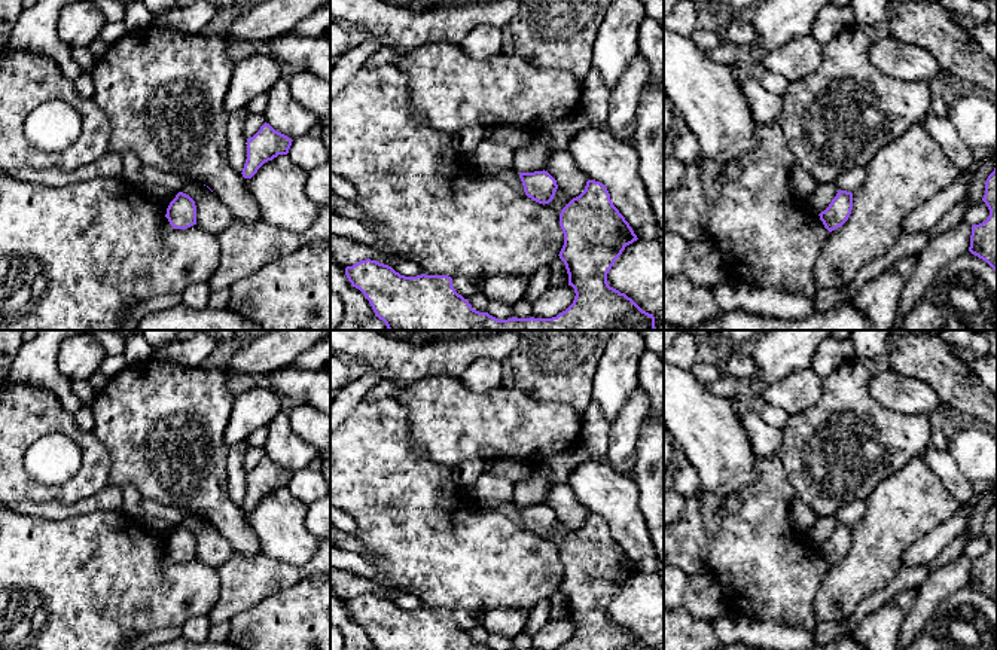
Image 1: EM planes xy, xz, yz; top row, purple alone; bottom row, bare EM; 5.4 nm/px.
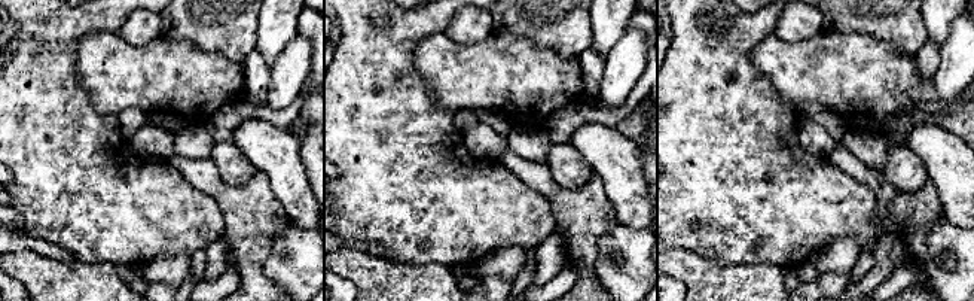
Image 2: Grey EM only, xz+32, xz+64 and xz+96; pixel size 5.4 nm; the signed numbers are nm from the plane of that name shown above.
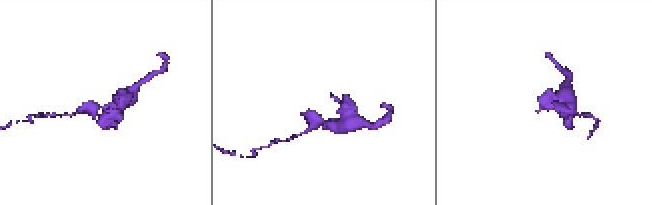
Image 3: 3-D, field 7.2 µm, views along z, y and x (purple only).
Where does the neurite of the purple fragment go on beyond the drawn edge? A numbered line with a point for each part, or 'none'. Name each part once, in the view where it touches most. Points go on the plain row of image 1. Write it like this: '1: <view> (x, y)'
none

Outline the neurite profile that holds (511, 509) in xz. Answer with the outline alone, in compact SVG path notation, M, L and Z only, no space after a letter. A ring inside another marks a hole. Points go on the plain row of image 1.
M515 501L497 503L490 506L478 504L478 512L485 515L501 515L509 518L512 522L525 527L522 515L519 512L519 506Z

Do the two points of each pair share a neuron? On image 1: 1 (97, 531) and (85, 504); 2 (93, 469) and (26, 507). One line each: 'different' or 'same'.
1: different
2: different

